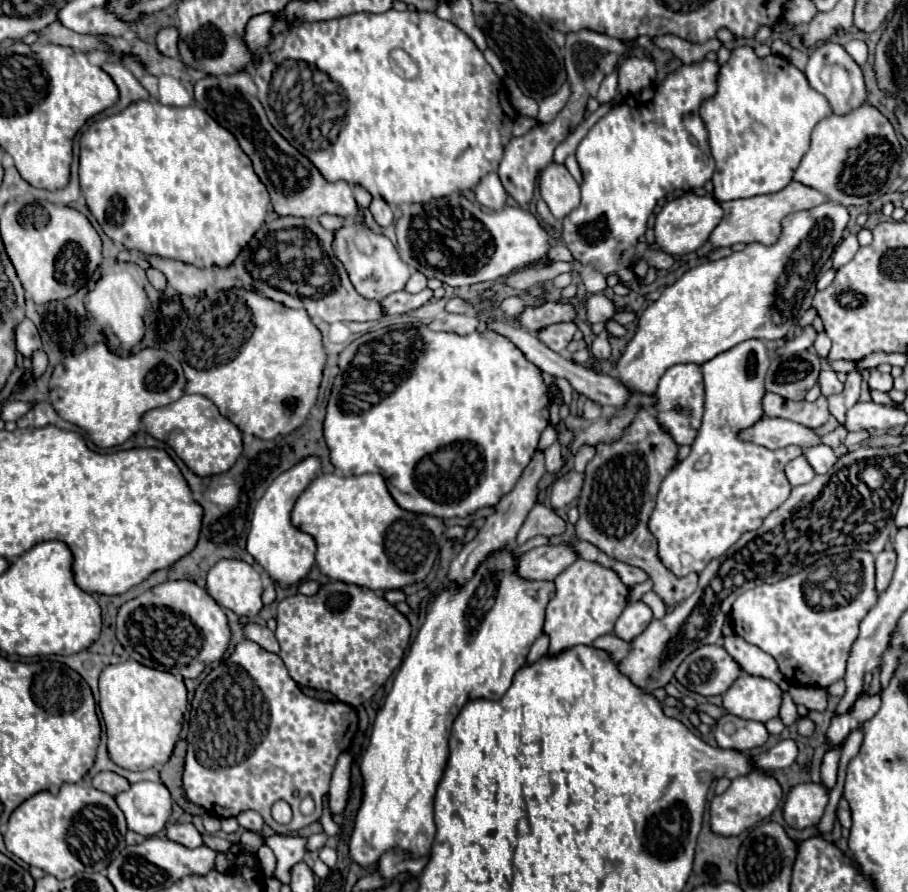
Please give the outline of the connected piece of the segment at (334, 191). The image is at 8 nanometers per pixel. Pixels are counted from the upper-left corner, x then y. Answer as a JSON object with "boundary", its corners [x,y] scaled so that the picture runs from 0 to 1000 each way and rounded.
{"boundary":[[[227,85],[214,94],[214,110],[220,121],[225,121],[242,141],[253,146],[264,159],[267,168],[275,175],[280,184],[280,193],[286,197],[291,209],[297,215],[300,231],[308,242],[333,242],[333,244],[350,244],[355,240],[377,242],[381,247],[399,244],[399,233],[405,233],[410,220],[399,209],[388,209],[379,202],[361,204],[339,177],[335,177],[324,164],[319,164],[295,137],[291,121],[284,110],[275,103],[267,101],[256,92],[256,85]]]}

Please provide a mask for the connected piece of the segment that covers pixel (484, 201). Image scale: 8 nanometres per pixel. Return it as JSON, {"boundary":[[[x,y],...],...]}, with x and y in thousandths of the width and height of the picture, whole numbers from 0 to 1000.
{"boundary":[[[540,193],[537,197],[533,197],[524,209],[524,224],[540,235],[553,235],[557,231],[557,222],[559,217],[546,193]]]}

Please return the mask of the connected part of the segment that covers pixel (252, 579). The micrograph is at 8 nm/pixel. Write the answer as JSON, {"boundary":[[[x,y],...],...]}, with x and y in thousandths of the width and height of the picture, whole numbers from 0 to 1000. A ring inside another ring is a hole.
{"boundary":[[[242,628],[227,648],[229,666],[262,691],[278,693],[289,684],[289,646],[267,628]]]}

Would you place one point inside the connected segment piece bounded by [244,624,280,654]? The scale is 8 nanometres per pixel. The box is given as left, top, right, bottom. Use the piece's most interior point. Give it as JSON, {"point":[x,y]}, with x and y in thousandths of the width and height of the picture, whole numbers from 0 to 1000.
{"point":[287,712]}

